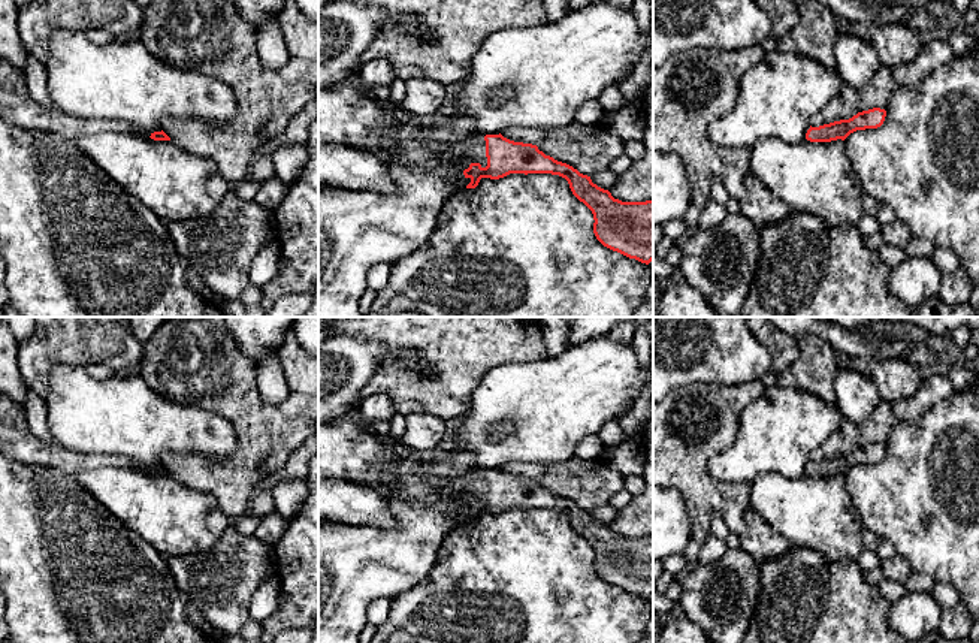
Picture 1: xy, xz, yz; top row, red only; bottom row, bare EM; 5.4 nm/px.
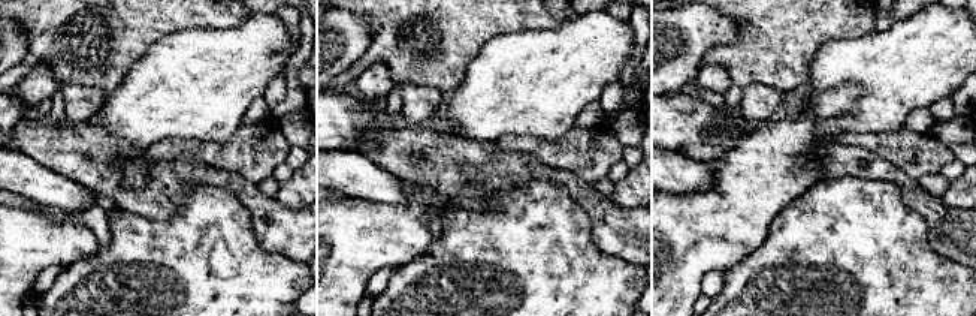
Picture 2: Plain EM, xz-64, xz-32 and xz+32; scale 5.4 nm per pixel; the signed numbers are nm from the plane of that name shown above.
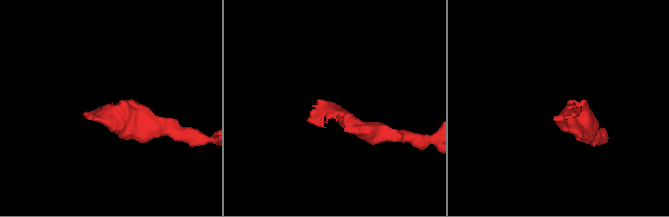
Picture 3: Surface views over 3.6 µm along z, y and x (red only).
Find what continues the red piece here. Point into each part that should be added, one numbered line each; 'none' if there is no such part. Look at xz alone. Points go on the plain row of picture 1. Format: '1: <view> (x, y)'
1: xz (473, 485)

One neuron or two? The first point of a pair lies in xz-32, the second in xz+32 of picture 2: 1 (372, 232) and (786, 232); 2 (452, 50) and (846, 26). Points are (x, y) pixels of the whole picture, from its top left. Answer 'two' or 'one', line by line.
1: two
2: one

